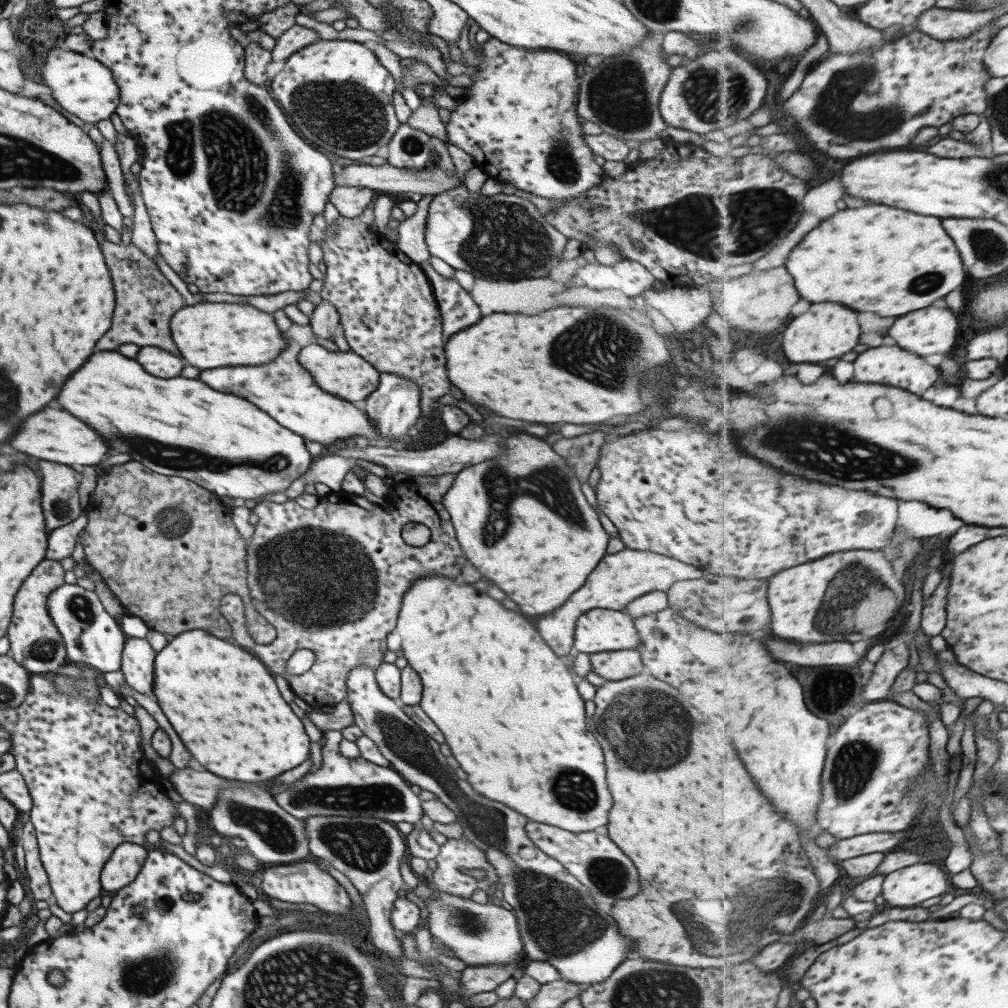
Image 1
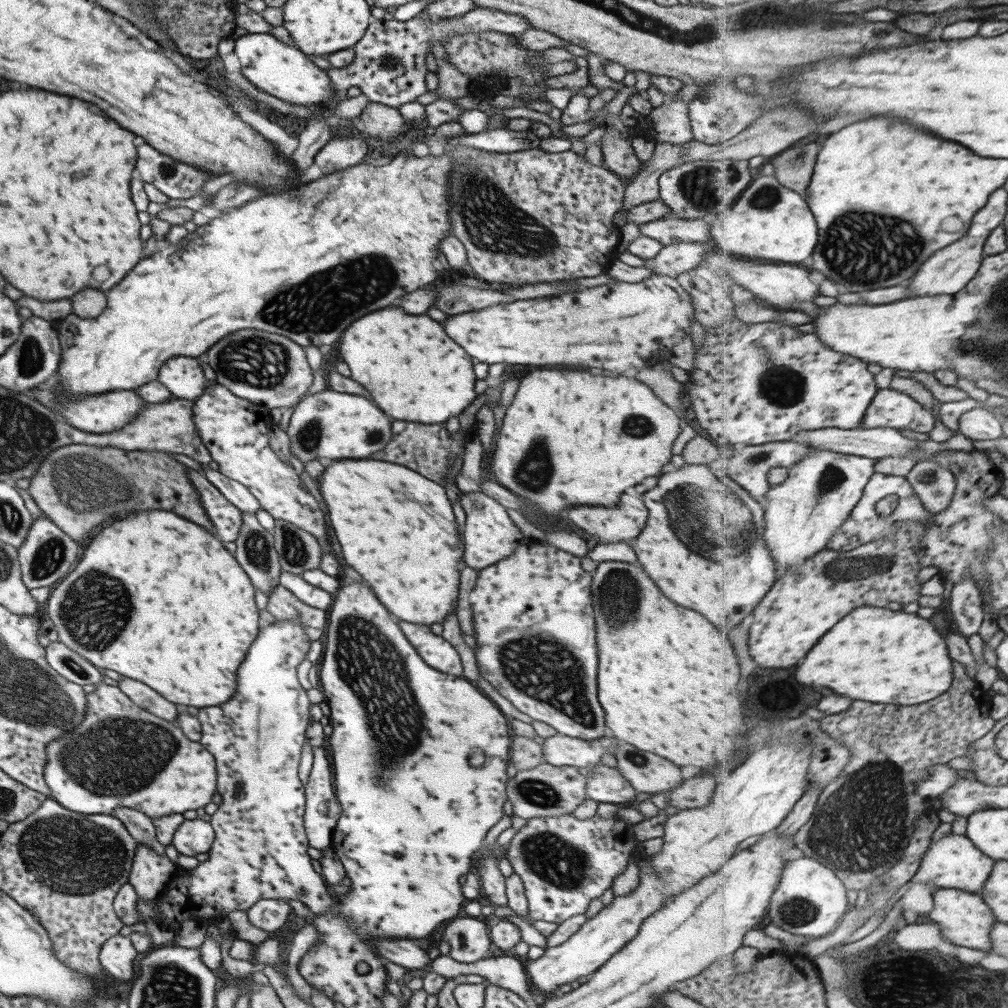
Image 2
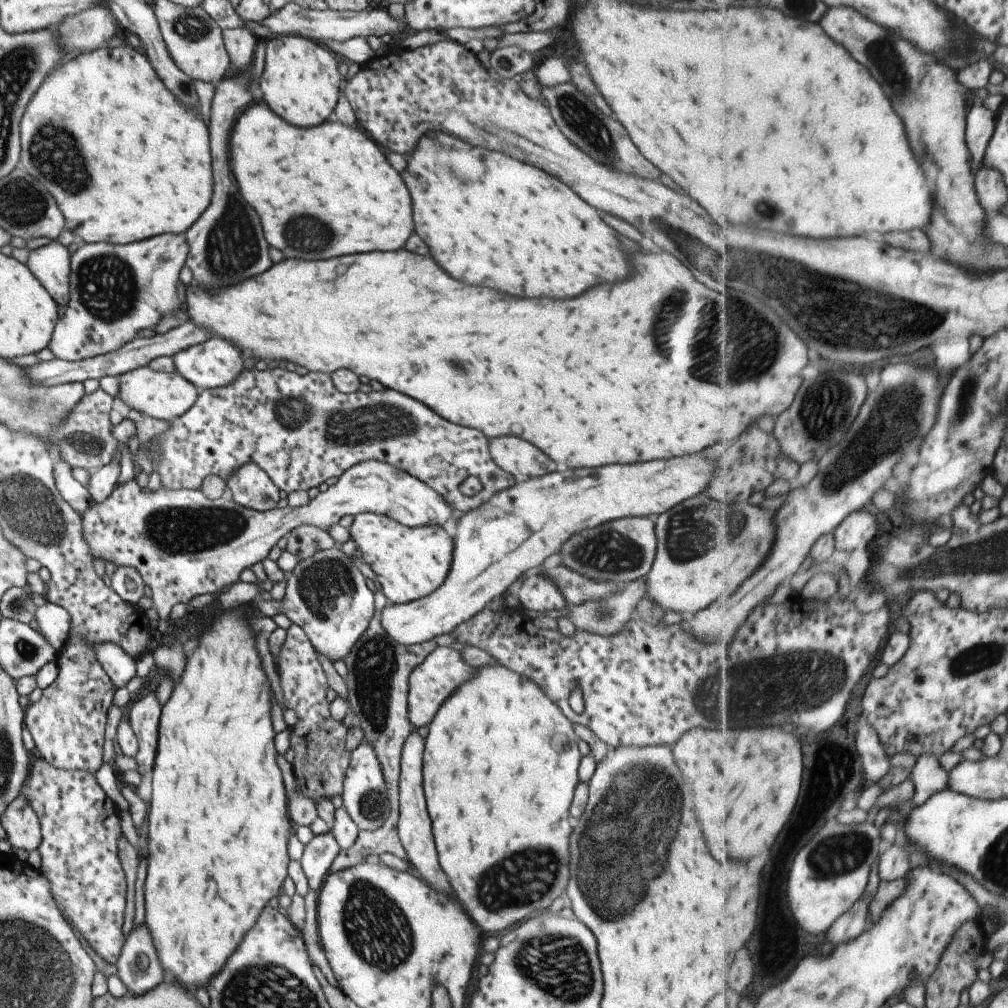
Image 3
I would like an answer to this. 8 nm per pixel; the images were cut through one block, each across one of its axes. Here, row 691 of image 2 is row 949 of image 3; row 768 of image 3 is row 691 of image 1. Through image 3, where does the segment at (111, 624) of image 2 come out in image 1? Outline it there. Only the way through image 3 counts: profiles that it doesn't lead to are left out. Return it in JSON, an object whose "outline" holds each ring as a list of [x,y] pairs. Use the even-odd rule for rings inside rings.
{"outline":[[[194,629],[169,637],[166,646],[156,652],[147,639],[127,637],[122,651],[121,671],[125,682],[142,694],[155,694],[184,746],[192,756],[206,766],[206,770],[228,780],[260,782],[280,776],[286,770],[296,768],[310,755],[308,733],[288,702],[282,698],[272,674],[252,652],[232,640],[212,636],[204,629]]]}

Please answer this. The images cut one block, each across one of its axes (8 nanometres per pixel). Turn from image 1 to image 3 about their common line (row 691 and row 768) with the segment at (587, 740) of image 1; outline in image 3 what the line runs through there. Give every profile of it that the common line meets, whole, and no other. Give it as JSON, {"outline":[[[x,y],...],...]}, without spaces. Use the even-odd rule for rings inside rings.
{"outline":[[[499,663],[496,666],[476,667],[474,676],[448,696],[429,724],[423,756],[423,788],[428,816],[432,820],[432,834],[438,852],[438,860],[442,870],[448,876],[452,890],[458,894],[458,898],[468,908],[470,916],[476,920],[476,924],[482,928],[482,932],[500,932],[500,930],[528,918],[534,910],[546,910],[566,890],[566,882],[570,878],[570,874],[568,874],[568,836],[572,832],[568,815],[572,796],[574,796],[579,783],[578,768],[582,759],[578,750],[578,739],[574,734],[572,722],[544,694],[544,690],[540,690],[540,686],[534,680],[528,680]]]}

